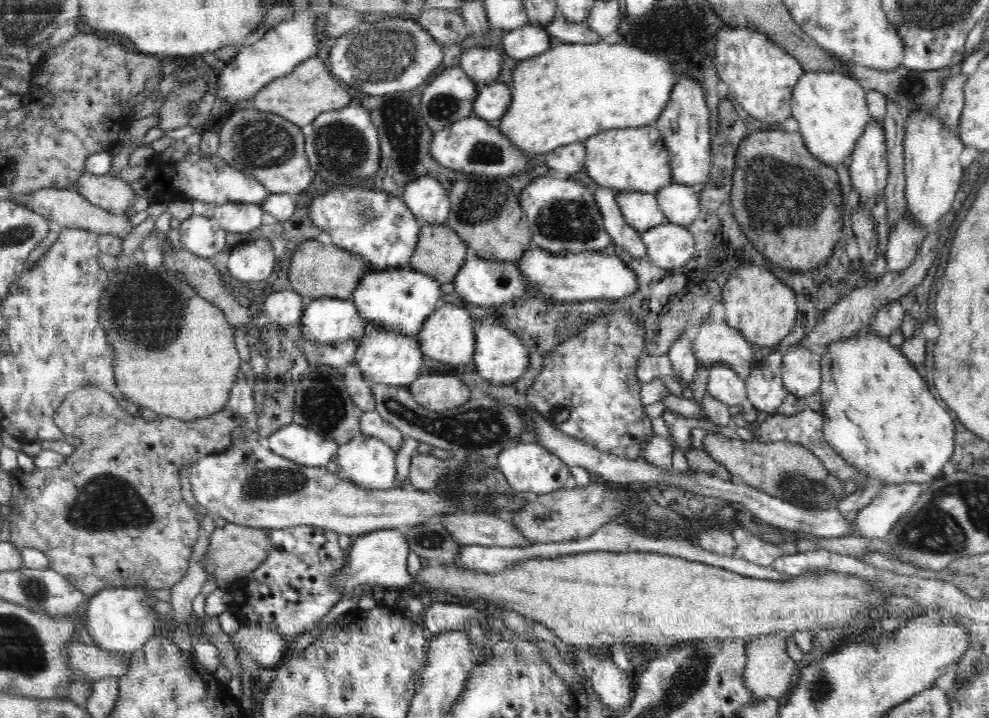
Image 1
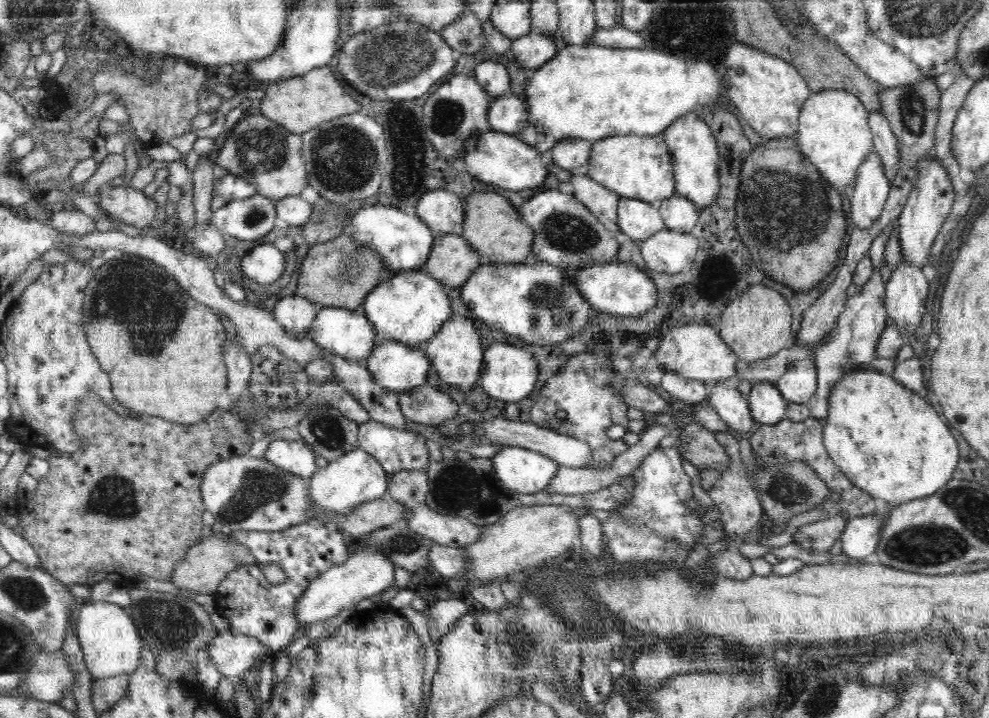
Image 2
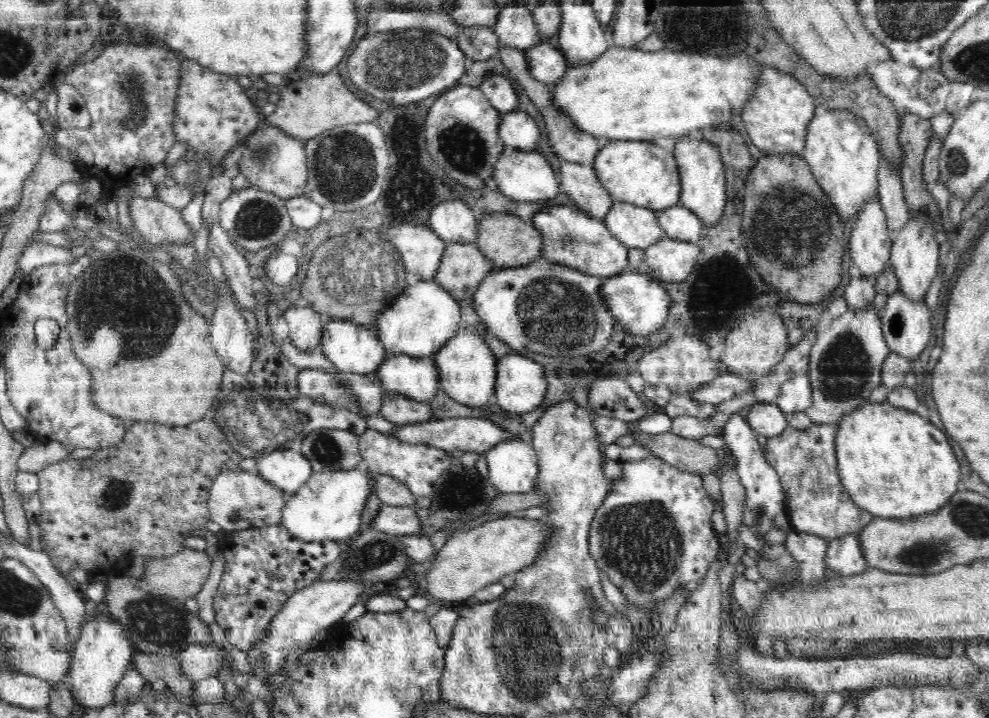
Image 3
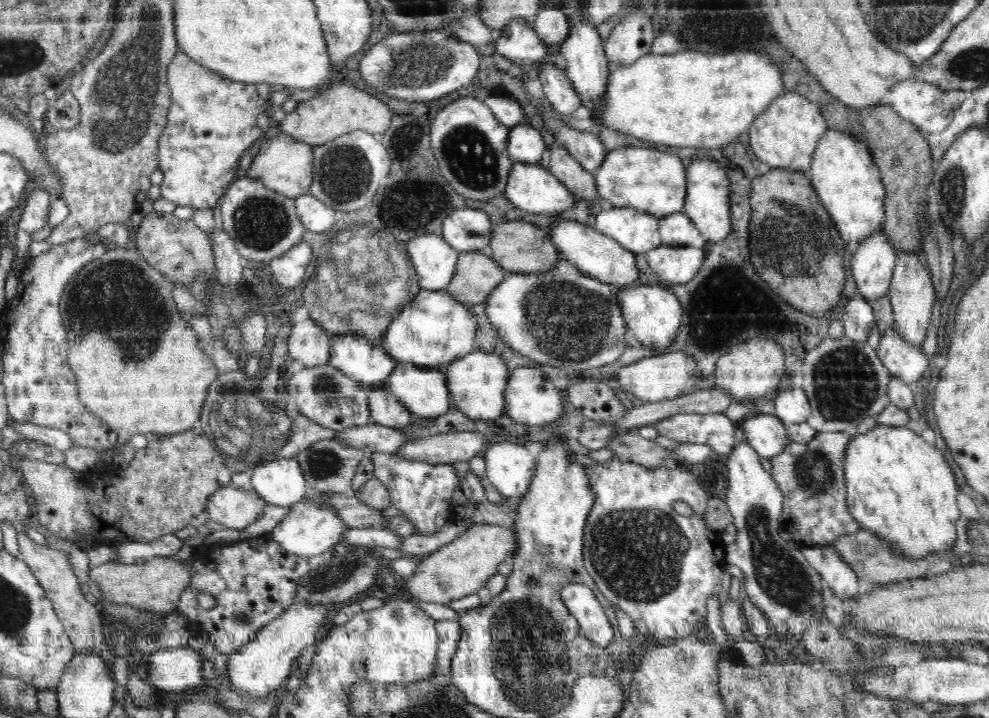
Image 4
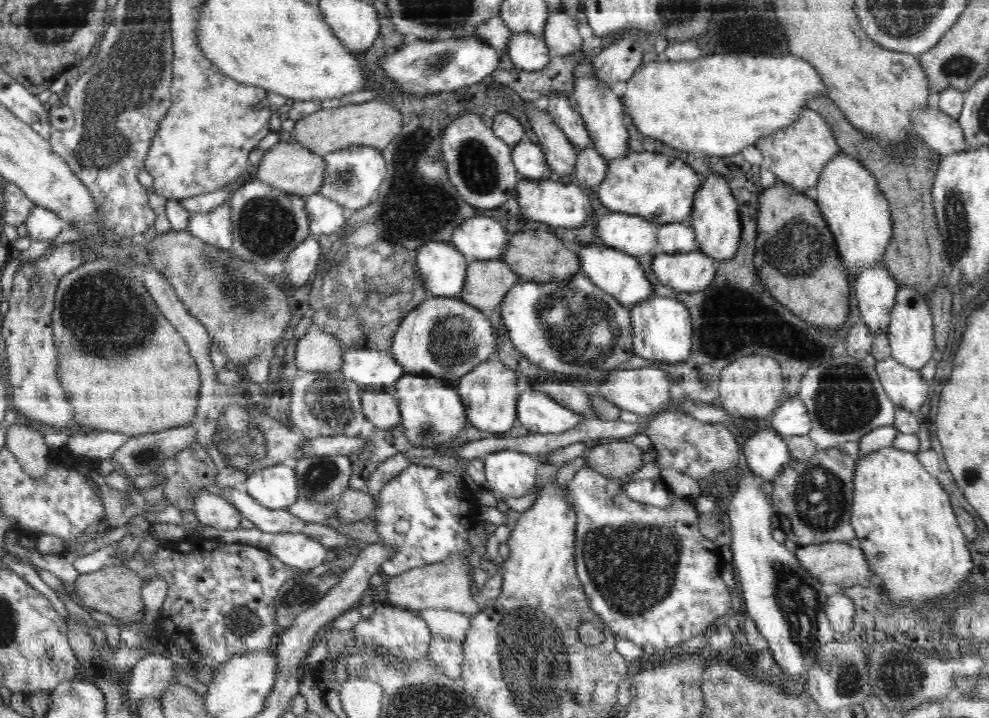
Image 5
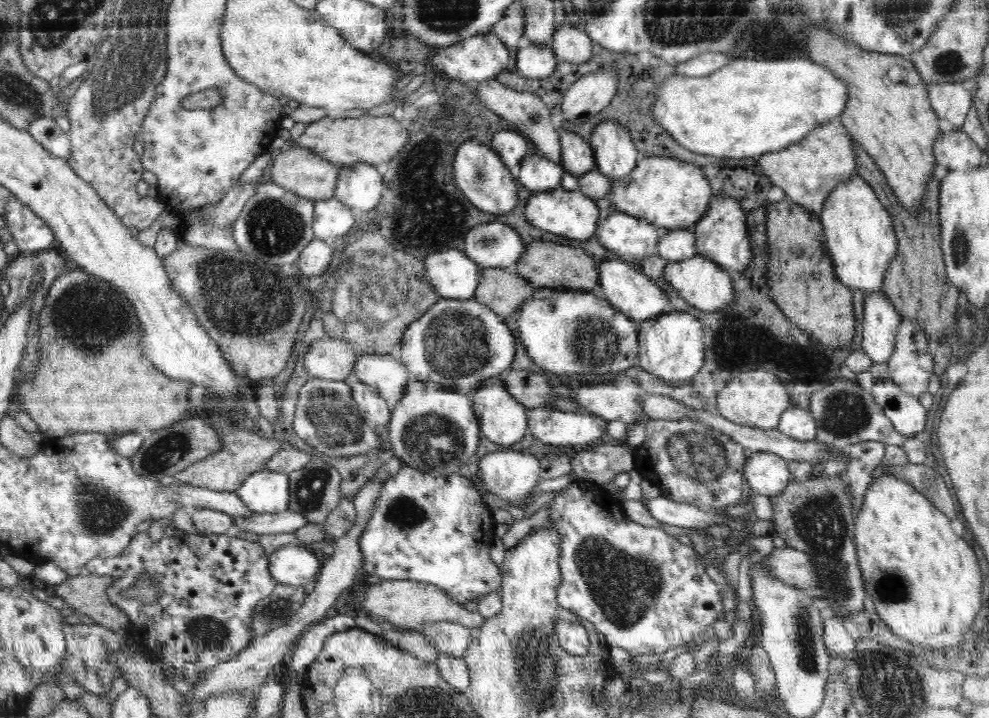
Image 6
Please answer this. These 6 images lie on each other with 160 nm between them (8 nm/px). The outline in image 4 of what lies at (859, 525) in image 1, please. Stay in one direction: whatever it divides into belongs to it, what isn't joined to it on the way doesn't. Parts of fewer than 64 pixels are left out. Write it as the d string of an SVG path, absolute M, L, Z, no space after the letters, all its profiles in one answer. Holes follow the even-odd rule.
M829 545L801 546L802 555L821 575L838 600L850 603L857 596L859 580L856 573L842 561L836 549Z

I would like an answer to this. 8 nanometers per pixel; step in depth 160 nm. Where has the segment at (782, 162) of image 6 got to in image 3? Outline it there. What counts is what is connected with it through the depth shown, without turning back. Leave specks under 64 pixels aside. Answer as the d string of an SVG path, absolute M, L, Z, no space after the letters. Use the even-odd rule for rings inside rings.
M756 65L761 70L761 78L757 85L757 90L753 93L753 98L745 105L741 113L742 124L750 135L750 140L754 146L762 152L768 154L797 154L803 156L805 150L808 126L815 116L815 103L811 94L806 91L794 76L776 71L769 66Z

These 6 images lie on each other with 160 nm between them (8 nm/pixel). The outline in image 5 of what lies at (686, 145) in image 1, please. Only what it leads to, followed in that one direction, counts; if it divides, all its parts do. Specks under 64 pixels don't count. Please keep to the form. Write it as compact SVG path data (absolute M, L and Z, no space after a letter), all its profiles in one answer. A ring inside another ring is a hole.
M710 176L703 180L696 196L694 196L693 214L688 222L696 233L694 251L702 252L715 261L732 260L740 245L742 224L738 211L738 202L732 194L728 182L722 176Z

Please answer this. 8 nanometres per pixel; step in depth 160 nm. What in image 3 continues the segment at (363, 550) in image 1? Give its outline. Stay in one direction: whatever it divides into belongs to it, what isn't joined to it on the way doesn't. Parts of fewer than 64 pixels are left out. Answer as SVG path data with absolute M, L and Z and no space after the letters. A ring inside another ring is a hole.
M318 580L311 586L300 590L293 596L290 596L290 599L282 605L282 608L279 610L280 612L274 616L274 620L270 622L270 626L268 626L268 634L263 636L263 639L260 642L254 643L247 651L248 662L250 662L252 672L254 672L252 674L262 681L273 679L281 670L288 654L300 650L300 648L303 648L303 644L310 644L310 642L316 638L316 632L318 632L318 630L328 628L328 630L331 631L331 629L333 629L333 627L348 613L350 607L353 607L360 602L360 596L364 593L365 588L371 586L374 585L366 585L364 581Z

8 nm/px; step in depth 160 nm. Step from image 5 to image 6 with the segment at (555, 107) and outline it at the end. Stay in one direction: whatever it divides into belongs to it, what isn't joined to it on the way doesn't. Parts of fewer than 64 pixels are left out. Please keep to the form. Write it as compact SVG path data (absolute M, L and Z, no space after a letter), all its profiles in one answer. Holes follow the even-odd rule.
M559 130L562 144L562 158L559 164L565 172L578 177L596 167L594 154L590 142L578 136L574 131Z

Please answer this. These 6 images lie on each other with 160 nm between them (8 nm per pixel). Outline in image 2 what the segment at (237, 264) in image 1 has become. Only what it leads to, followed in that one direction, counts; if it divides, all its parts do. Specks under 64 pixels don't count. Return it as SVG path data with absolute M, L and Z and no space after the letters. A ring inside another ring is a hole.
M272 243L254 247L242 260L241 268L248 278L261 284L272 284L286 270L286 256Z

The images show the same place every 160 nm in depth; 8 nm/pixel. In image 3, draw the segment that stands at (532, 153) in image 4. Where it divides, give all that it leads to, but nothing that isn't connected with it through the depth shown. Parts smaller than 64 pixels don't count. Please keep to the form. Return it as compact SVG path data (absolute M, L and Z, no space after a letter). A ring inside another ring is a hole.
M518 110L501 116L498 132L506 147L530 153L536 151L541 140L540 126L539 119Z

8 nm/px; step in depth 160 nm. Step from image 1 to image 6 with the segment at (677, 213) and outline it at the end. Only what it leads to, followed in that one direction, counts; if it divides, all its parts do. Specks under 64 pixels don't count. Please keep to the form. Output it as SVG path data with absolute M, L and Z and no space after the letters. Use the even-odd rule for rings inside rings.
M672 229L663 231L658 240L656 254L669 260L669 262L692 258L697 254L693 230Z

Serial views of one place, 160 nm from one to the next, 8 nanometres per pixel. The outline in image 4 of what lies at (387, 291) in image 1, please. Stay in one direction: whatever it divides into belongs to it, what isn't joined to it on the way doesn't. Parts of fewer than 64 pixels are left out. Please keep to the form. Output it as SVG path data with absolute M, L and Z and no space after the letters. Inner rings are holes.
M421 289L414 302L404 306L394 322L390 322L382 346L398 364L445 371L456 358L474 352L476 326L476 317L469 306L458 302L450 293Z

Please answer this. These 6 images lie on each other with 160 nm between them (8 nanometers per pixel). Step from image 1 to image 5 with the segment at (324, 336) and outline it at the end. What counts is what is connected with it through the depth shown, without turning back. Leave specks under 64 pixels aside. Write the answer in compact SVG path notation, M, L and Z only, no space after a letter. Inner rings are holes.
M346 347L342 352L341 372L347 379L357 382L363 389L392 391L394 383L404 375L402 366L387 351L379 351L368 347Z

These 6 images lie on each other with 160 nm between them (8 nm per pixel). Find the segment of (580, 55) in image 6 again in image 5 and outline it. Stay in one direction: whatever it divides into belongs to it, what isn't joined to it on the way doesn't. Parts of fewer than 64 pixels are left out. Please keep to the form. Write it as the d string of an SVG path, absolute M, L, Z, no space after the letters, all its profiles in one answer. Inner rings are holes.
M561 11L549 14L542 37L551 54L566 56L581 50L584 34L585 30L575 17Z

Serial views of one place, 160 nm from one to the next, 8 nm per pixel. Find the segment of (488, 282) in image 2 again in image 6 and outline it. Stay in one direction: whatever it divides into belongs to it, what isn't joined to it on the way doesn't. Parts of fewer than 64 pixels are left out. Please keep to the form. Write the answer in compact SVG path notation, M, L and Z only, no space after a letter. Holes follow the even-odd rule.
M535 289L532 298L520 308L518 324L518 338L528 356L547 372L558 375L618 374L638 365L640 325L612 306L599 292Z

